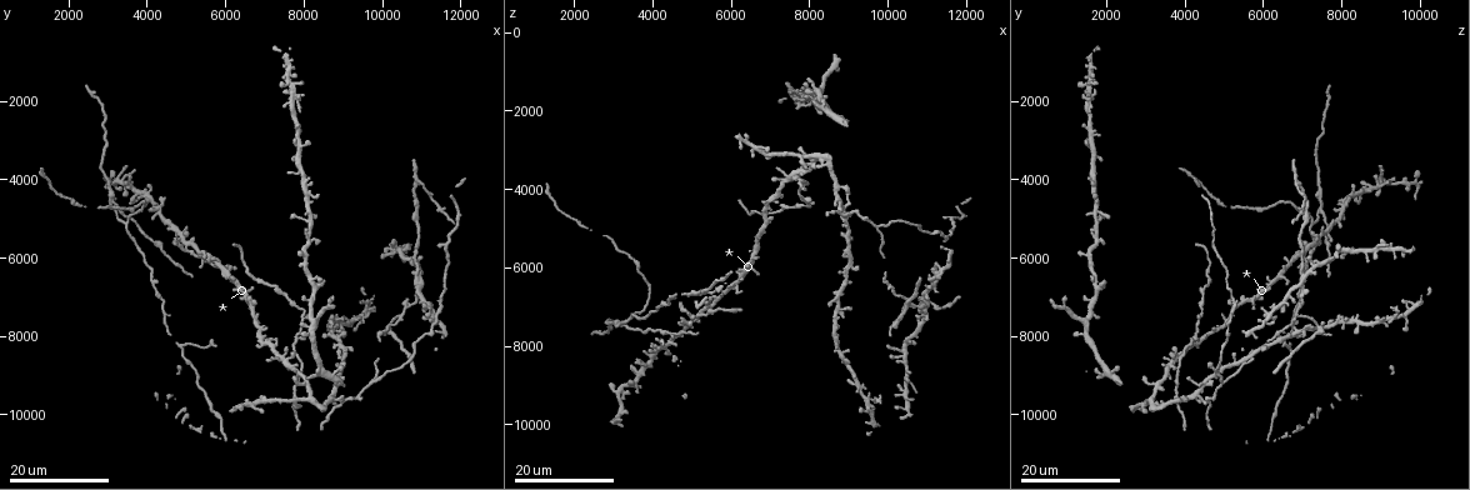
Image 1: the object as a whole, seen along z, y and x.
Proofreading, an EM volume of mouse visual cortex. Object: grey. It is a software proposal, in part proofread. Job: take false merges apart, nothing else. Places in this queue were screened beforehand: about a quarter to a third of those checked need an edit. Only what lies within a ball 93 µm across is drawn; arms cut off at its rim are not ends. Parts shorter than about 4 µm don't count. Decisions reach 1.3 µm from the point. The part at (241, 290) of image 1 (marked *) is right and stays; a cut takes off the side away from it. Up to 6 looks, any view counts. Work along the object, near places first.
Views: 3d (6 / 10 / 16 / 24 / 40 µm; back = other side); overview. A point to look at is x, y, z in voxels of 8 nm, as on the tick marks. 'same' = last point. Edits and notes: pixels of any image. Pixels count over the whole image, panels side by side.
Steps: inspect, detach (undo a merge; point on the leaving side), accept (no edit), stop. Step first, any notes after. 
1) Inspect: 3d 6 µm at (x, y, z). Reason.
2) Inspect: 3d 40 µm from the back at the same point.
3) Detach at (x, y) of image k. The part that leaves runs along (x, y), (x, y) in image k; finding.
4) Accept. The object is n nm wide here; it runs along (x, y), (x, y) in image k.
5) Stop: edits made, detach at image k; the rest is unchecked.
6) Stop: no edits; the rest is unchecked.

Inspect: 3d 24 µm at (10850, 6450, 7050). A fork.

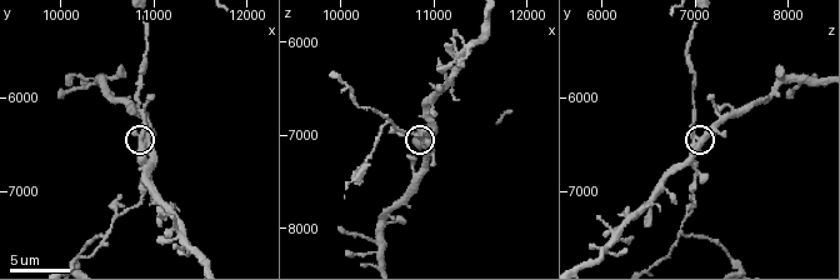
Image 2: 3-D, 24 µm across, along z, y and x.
Inspect: 3d 6 µm at the same point.

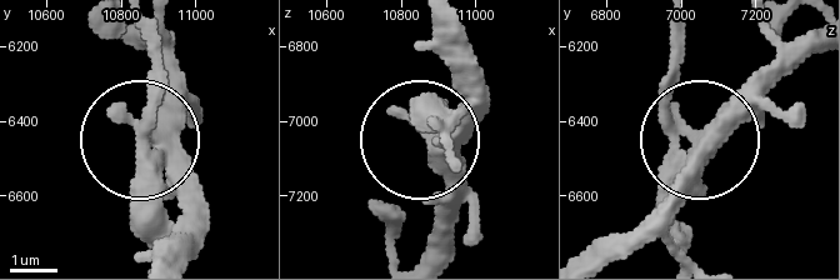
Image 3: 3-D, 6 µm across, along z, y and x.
Accept. It runs along (461, 43), (425, 150), (449, 218) in image 3; continuous, no second neuron.

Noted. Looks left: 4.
Inspect: 3d 16 µm at (8800, 9500, 4350). Three arms meet.

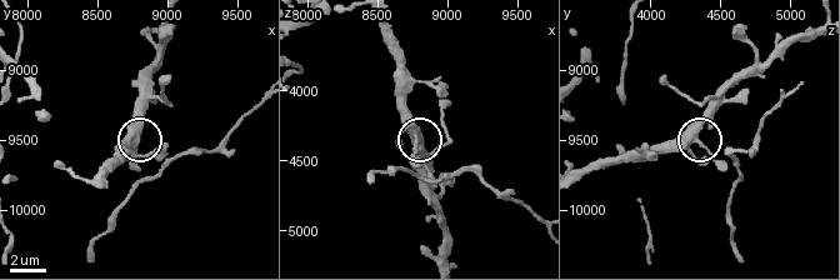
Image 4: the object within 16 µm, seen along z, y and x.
Inspect: 3d 10 µm at (8760, 9460, 4320).

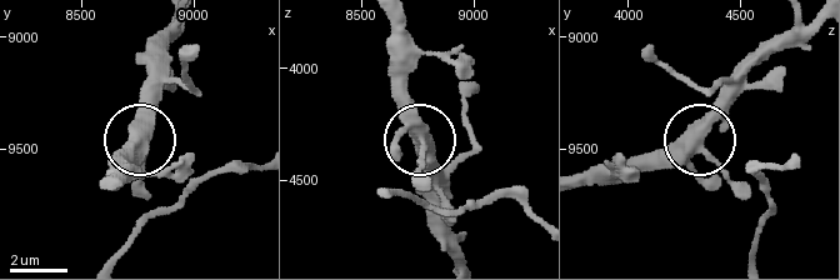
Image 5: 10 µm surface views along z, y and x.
Accept. It runs along (389, 26), (396, 113), (418, 141), (425, 196) in image 5; continuous, no second neuron.

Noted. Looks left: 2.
Inspect: 3d 16 µm at (9700, 9150, 4950). Side arm on a straight run.

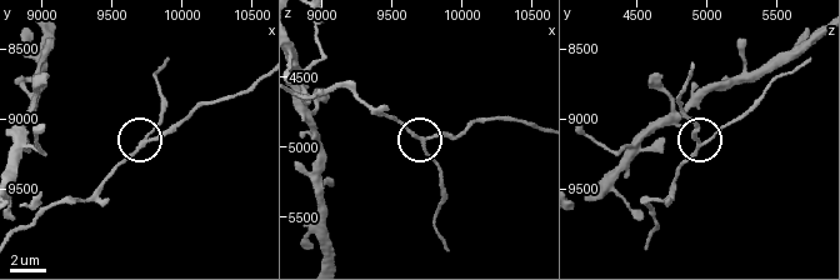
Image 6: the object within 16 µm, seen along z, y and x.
Inspect: 3d 10 µm at (9720, 9200, 4940).

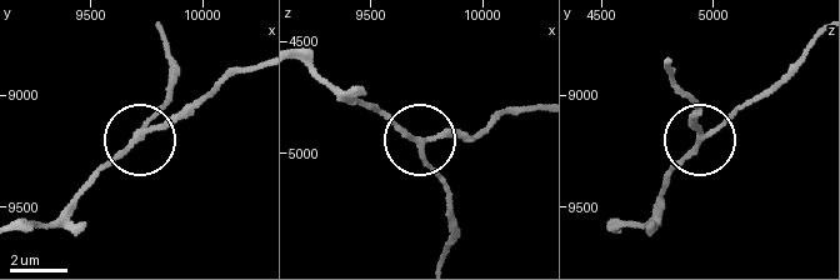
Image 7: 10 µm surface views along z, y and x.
Accept. 3 arms meet here; it runs along (24, 224), (59, 216), (164, 104) in image 7; all the same neuron.

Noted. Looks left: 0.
Stop: no edits; the rest is unchecked.

